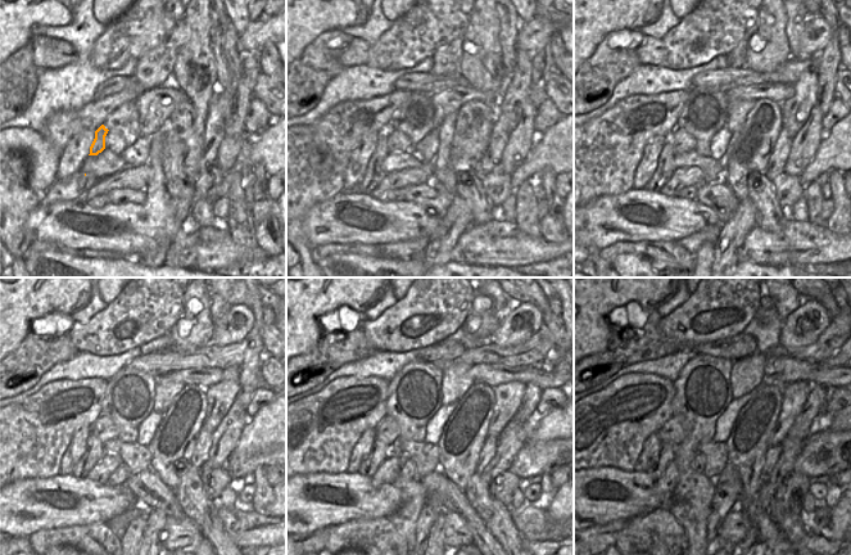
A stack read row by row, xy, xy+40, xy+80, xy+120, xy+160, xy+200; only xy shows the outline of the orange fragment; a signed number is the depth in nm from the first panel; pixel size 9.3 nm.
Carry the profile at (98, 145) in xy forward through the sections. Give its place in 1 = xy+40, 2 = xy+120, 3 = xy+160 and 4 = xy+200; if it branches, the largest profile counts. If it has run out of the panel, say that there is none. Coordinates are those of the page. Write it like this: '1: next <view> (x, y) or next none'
1: next xy+40 (380, 153)
2: next xy+120 (94, 449)
3: next xy+160 (380, 450)
4: next xy+200 (666, 450)

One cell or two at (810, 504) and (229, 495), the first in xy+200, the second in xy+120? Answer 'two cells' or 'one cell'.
one cell

